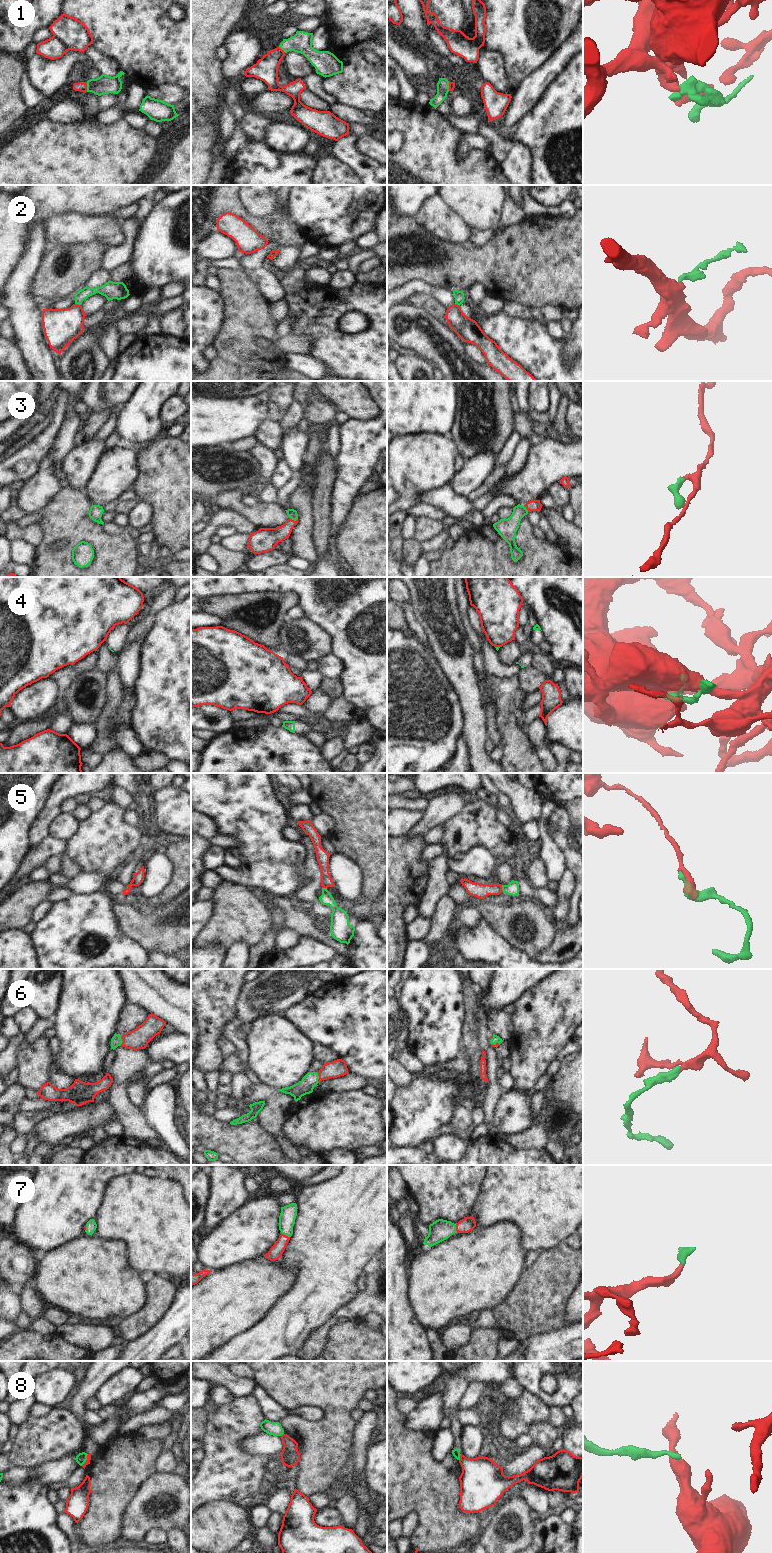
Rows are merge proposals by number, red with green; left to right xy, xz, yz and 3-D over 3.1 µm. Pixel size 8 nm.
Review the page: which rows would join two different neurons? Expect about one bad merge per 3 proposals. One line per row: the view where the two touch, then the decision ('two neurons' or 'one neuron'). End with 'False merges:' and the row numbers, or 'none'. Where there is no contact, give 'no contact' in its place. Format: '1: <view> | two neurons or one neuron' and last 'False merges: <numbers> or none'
1: xy | one neuron
2: xy | one neuron
3: xz | one neuron
4: yz | two neurons
5: yz | one neuron
6: xz | one neuron
7: xz | one neuron
8: xy | two neurons
False merges: 4, 8

